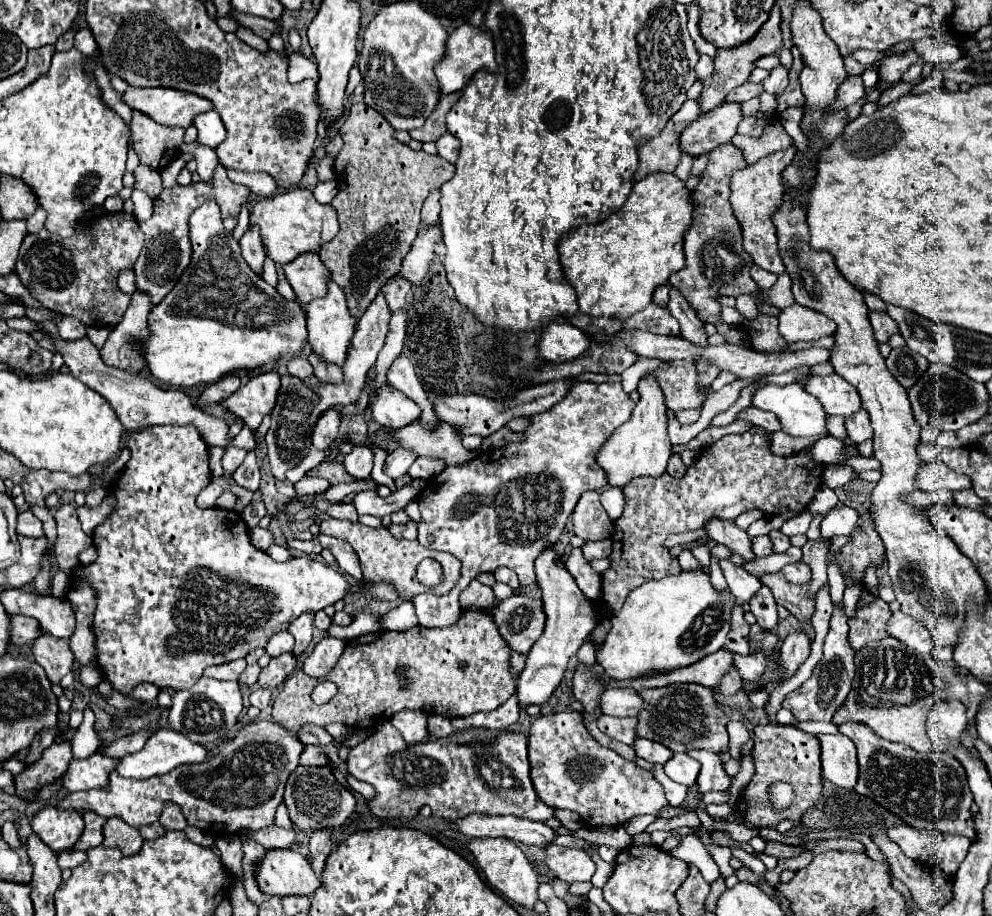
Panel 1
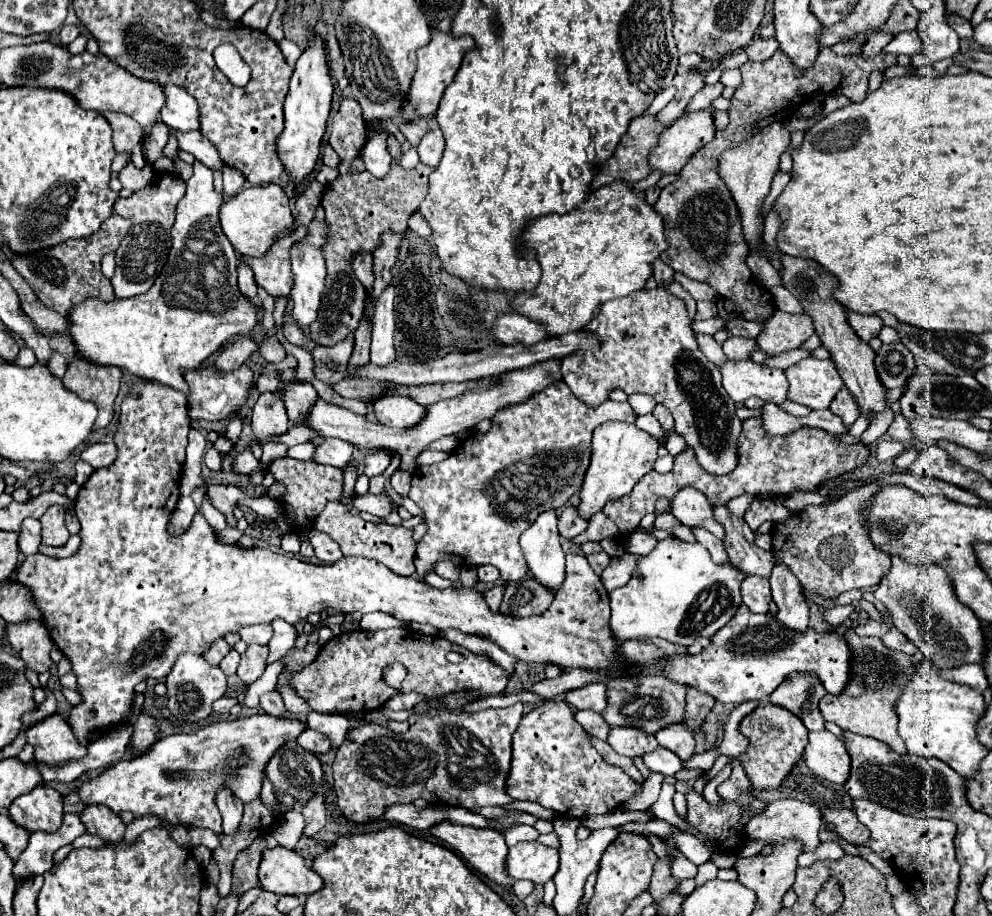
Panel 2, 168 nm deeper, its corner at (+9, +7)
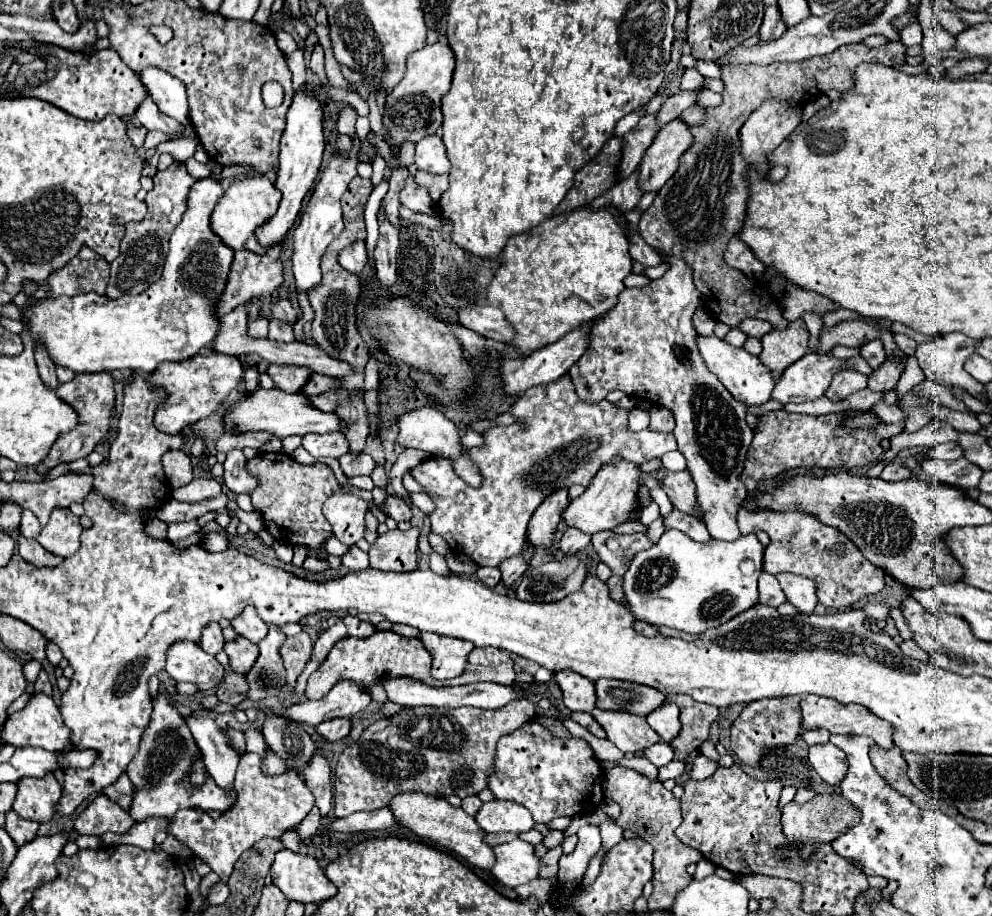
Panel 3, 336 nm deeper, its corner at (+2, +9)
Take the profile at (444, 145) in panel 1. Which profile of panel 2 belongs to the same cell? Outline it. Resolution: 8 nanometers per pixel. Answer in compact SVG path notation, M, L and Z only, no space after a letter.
M433 128L429 130L423 138L421 138L421 144L417 146L417 152L419 152L419 162L421 164L427 164L431 168L437 168L441 156L443 156L443 148L445 148L445 140L443 140L443 134L439 128Z

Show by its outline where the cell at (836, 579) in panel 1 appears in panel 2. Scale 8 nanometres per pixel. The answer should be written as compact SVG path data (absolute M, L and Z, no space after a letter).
M850 604L848 608L829 608L825 610L825 620L833 626L841 626L853 611L854 608Z

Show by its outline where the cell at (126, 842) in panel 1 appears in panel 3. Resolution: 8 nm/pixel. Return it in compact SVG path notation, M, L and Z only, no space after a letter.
M100 794L76 818L74 830L78 834L92 834L92 836L102 836L106 832L126 834L132 824L134 820L128 812L124 812L116 802L108 800L108 796Z

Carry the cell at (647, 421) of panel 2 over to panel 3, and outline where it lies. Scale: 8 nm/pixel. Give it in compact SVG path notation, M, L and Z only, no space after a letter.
M632 408L632 410L630 410L630 416L628 416L628 430L632 430L632 432L646 430L646 428L648 428L648 422L650 422L648 412L638 410L638 408Z

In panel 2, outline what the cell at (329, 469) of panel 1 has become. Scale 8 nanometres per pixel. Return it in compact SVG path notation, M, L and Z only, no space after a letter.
M279 458L269 464L269 472L275 482L281 482L285 486L283 496L279 498L279 504L289 520L289 524L295 528L293 532L299 534L305 528L311 528L313 520L319 516L319 512L325 508L329 501L341 500L343 494L343 474L339 468L317 464L313 460L293 460L293 458Z

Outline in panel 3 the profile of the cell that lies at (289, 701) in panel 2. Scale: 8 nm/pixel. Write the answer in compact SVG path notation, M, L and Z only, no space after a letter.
M306 630L296 636L288 636L284 640L280 648L280 656L286 668L286 688L288 690L294 690L298 676L302 674L302 670L312 658L312 650L314 650L314 642Z

